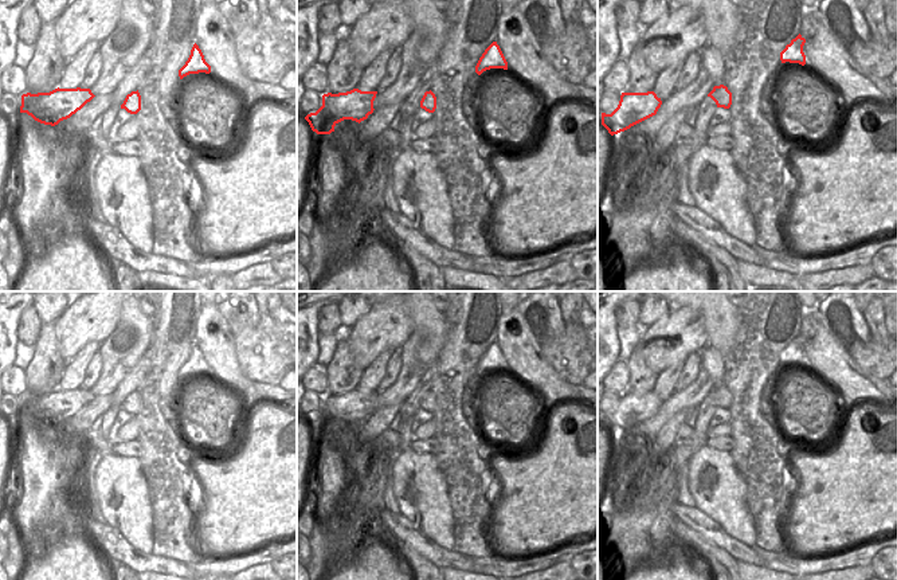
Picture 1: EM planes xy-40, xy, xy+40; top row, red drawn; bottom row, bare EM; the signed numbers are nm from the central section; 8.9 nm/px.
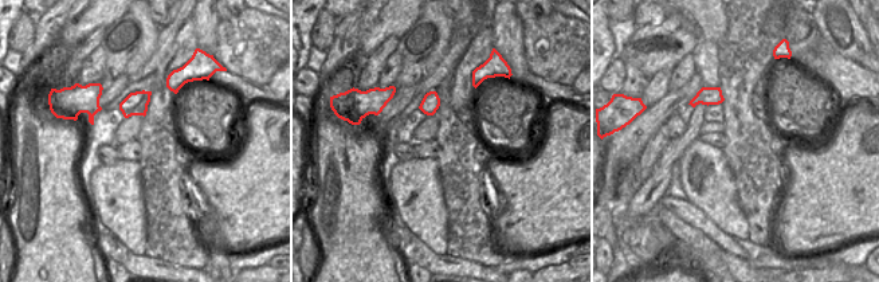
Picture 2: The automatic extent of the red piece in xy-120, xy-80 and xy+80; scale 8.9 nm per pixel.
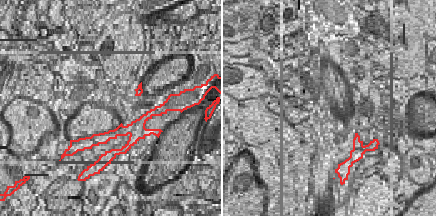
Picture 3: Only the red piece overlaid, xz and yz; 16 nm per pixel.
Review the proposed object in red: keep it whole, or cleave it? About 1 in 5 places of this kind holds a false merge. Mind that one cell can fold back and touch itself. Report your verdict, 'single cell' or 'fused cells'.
single cell

